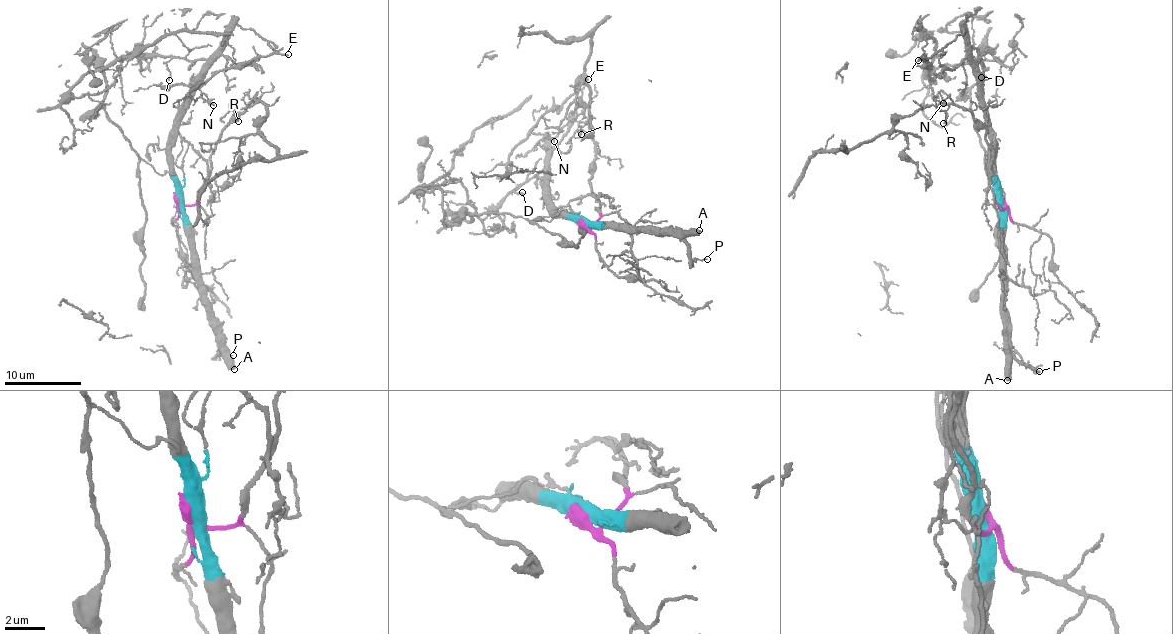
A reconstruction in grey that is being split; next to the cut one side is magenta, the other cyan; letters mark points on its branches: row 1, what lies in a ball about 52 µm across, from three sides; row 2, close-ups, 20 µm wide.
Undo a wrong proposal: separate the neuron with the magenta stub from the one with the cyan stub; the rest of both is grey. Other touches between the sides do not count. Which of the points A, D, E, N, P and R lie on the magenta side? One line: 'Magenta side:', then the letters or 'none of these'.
Magenta side: R

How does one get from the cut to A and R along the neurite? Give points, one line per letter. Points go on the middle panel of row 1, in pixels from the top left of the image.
A: (585, 222), (677, 238), (682, 234), (692, 236), (700, 231)
R: (583, 222), (594, 224), (600, 211), (590, 190), (595, 149), (585, 120), (573, 136), (581, 133)

